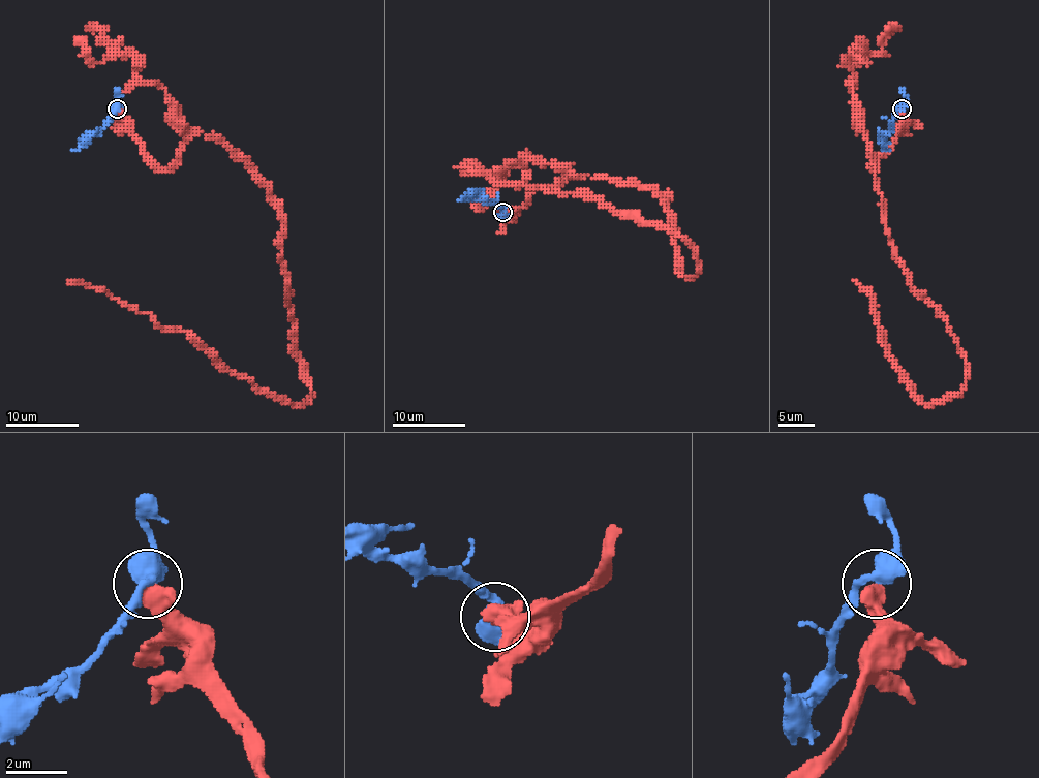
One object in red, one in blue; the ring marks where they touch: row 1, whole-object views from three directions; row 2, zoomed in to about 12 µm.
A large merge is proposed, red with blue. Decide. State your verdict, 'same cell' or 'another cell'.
another cell

